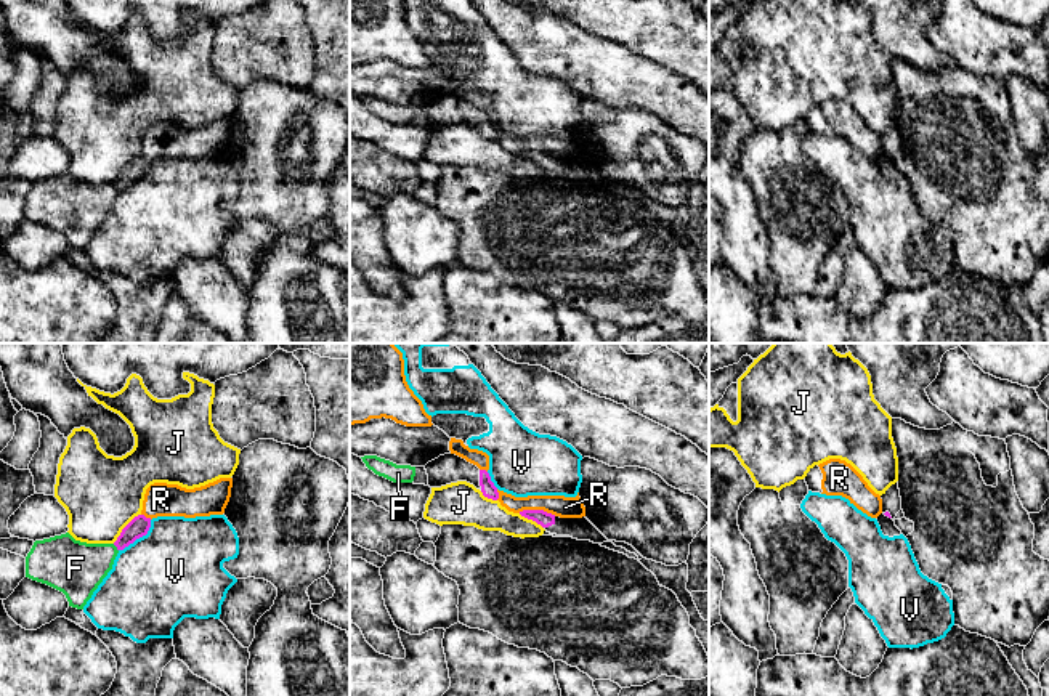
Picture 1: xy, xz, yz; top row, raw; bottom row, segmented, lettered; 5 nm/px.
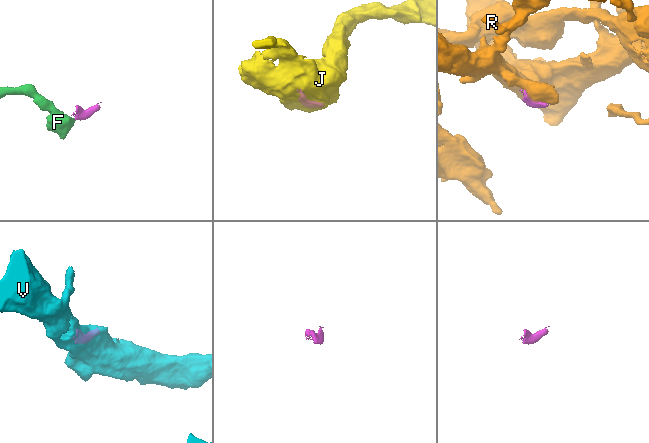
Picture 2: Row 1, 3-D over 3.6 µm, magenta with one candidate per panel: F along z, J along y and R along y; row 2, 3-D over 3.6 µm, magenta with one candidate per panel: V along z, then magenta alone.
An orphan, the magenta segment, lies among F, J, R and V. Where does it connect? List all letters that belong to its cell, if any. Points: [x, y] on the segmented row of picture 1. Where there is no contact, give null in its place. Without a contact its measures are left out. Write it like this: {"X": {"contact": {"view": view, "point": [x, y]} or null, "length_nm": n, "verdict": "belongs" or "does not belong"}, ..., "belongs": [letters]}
{"F": {"contact": {"view": "xy", "point": [116, 546]}, "length_nm": 50, "verdict": "does not belong"}, "J": {"contact": {"view": "xy", "point": [124, 528]}, "length_nm": 200, "verdict": "does not belong"}, "R": {"contact": {"view": "xz", "point": [538, 510]}, "length_nm": 190, "verdict": "does not belong"}, "V": {"contact": {"view": "xy", "point": [138, 538]}, "length_nm": 220, "verdict": "does not belong"}, "belongs": []}

